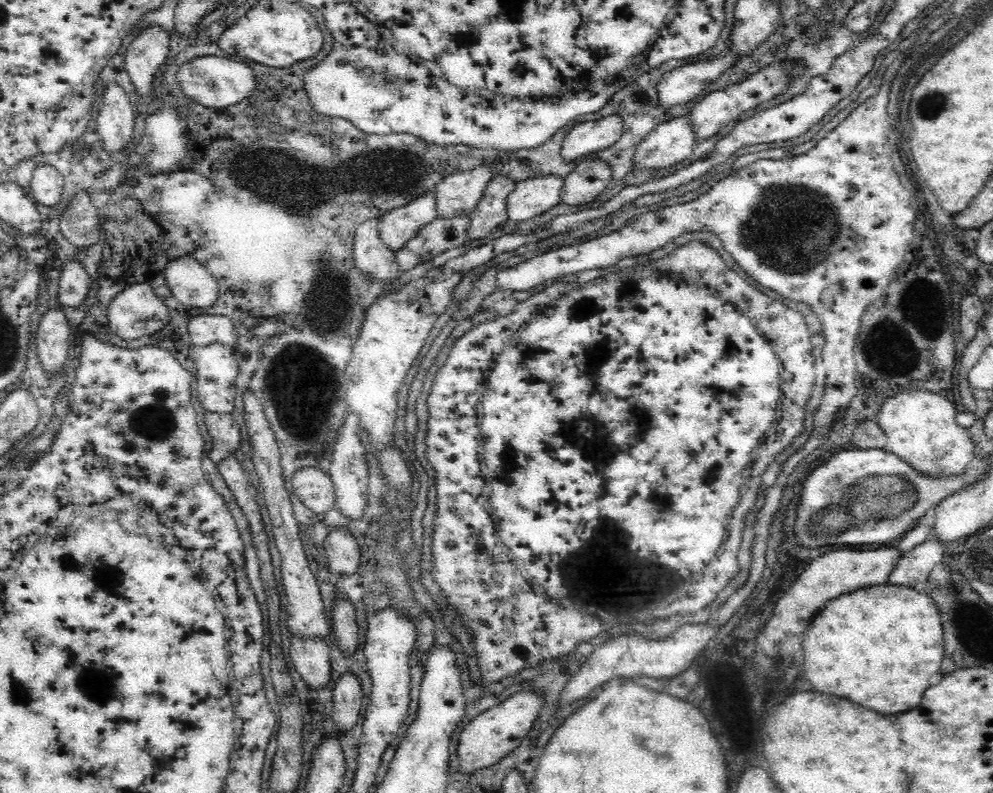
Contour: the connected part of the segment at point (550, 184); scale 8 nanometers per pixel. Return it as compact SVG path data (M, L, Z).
M540 175L531 179L516 182L514 190L506 198L506 213L510 220L528 220L538 217L550 207L560 202L563 178L556 175Z

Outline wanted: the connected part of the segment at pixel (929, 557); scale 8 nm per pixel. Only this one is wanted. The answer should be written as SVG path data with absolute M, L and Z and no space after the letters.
M926 540L912 550L905 552L890 571L888 585L921 588L927 582L932 568L944 554L944 544L936 540Z

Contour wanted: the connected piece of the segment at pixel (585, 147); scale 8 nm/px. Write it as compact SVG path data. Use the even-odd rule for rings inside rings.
M616 113L601 119L596 118L593 122L573 124L567 128L562 140L562 158L565 163L574 163L583 154L604 150L622 136L622 128L622 116Z

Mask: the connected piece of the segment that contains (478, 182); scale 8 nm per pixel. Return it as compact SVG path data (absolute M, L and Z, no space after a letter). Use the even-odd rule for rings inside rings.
M478 165L472 170L453 172L435 184L436 217L453 217L470 214L484 194L486 184L496 177L488 165Z

